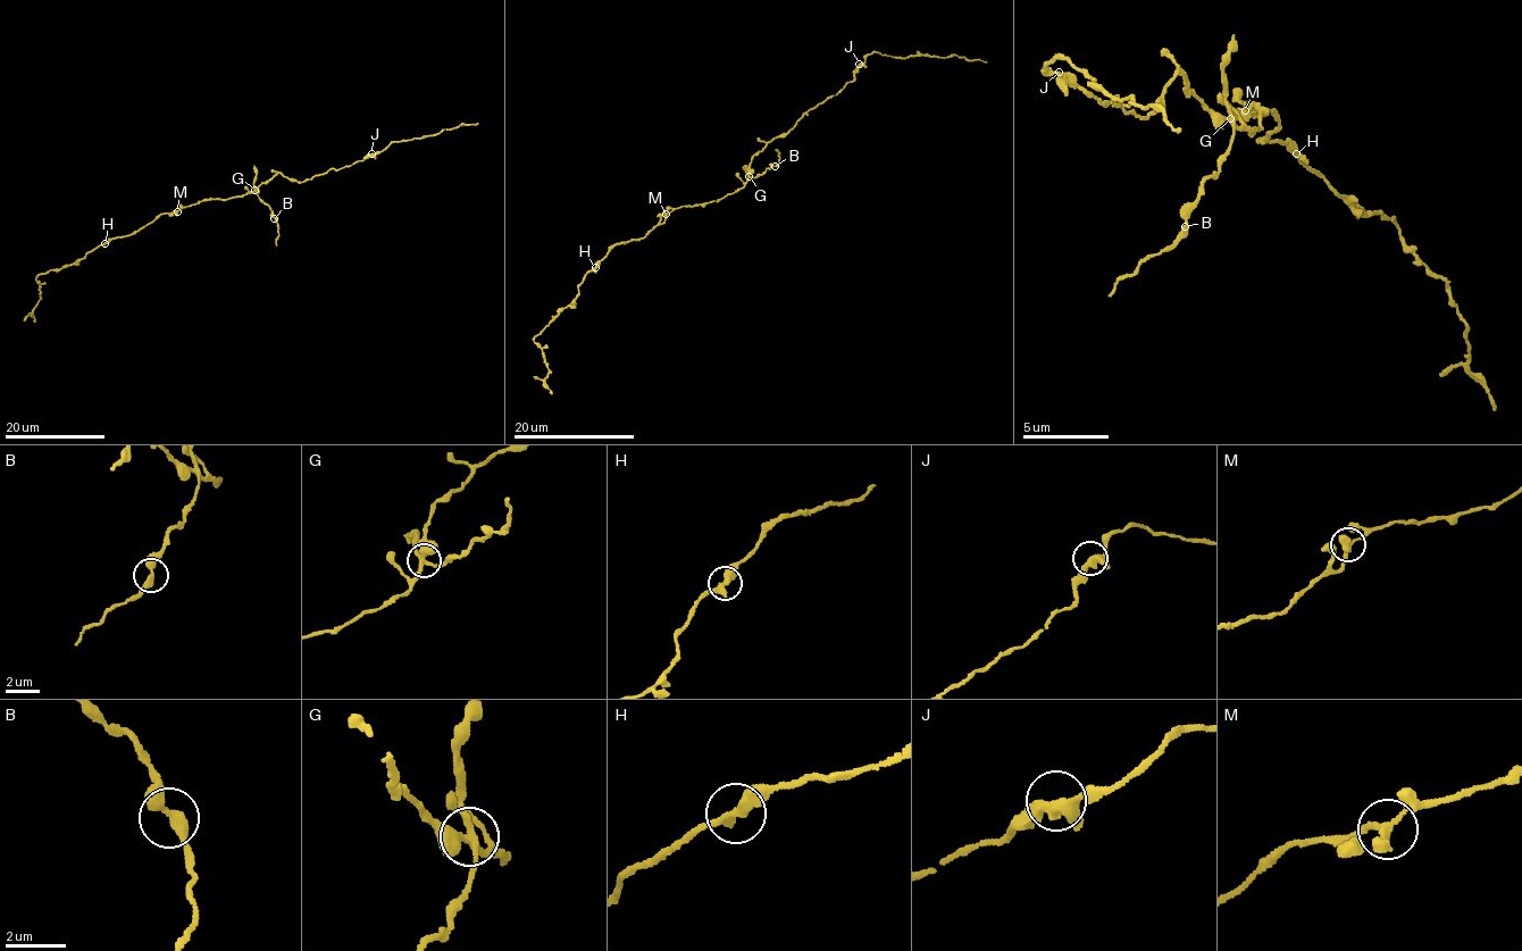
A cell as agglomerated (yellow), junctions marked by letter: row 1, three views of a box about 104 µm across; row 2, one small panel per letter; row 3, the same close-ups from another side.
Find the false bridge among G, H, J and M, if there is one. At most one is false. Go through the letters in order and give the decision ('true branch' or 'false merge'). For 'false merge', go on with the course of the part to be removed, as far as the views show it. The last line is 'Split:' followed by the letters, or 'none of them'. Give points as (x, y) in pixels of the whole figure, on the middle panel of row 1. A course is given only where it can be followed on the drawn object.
G: false merge; foreign part runs (750, 175), (752, 178), (777, 164), (777, 149)
H: true branch
J: true branch
M: true branch
Split: G

